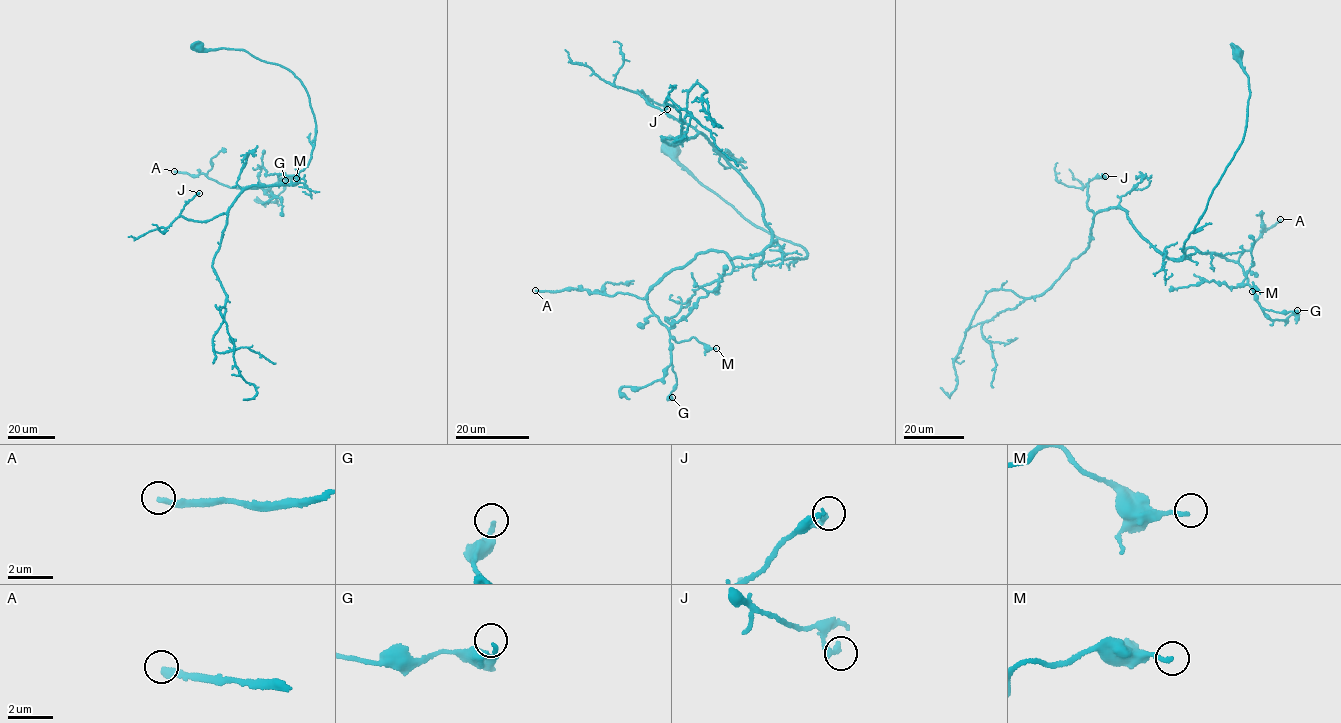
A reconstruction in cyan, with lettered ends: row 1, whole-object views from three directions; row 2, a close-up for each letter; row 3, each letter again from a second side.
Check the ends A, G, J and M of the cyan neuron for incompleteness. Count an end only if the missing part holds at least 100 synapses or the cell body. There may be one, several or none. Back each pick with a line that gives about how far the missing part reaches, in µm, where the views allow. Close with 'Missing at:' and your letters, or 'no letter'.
A: Missing length about 110 µm
Missing at: A

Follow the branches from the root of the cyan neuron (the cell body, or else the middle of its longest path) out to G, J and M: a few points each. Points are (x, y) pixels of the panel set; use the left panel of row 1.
G: (197, 46), (246, 51), (300, 80), (316, 125), (309, 164), (294, 184), (241, 188), (276, 196), (285, 180)
J: (197, 46), (241, 50), (293, 72), (316, 129), (295, 185), (250, 187), (226, 213), (184, 218), (199, 193)
M: (197, 46), (246, 51), (300, 80), (316, 125), (309, 164), (294, 184), (241, 188), (267, 189), (296, 178)

